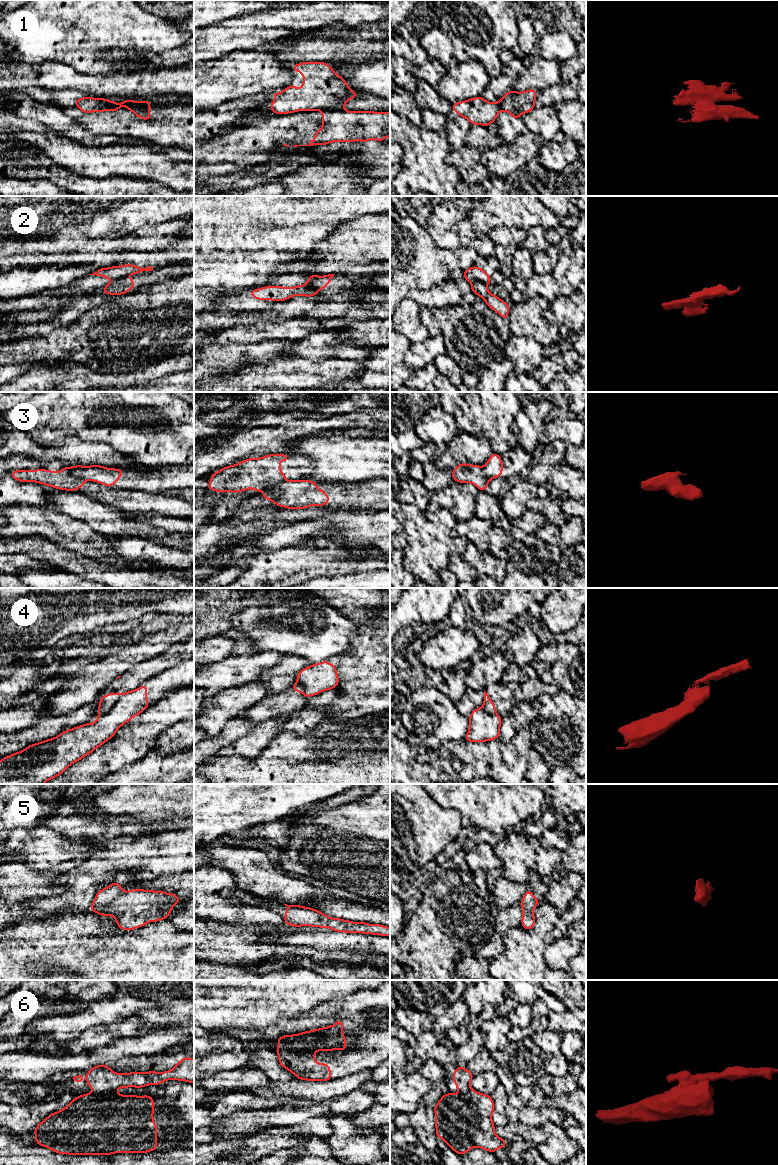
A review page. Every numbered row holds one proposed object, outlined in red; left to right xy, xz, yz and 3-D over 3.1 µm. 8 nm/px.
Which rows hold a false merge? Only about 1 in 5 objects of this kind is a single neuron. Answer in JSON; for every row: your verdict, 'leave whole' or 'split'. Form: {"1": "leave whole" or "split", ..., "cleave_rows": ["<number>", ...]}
{"1": "split", "2": "split", "3": "split", "4": "split", "5": "leave whole", "6": "split", "cleave_rows": ["1", "2", "3", "4", "6"]}

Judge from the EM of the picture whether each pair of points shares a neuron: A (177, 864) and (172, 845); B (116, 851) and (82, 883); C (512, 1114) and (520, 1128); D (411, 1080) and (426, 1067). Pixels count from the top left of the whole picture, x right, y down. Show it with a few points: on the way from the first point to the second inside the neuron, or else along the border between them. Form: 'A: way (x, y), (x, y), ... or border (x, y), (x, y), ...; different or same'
A: way (177, 859), (177, 850); same
B: way (111, 861), (99, 873), (92, 875); same
C: border (509, 1120), (517, 1122); different
D: border (417, 1071), (431, 1081); different

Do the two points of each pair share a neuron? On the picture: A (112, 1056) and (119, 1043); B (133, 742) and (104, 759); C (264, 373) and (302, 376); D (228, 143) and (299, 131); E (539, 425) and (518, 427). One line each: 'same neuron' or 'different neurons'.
A: same neuron
B: same neuron
C: same neuron
D: same neuron
E: same neuron

